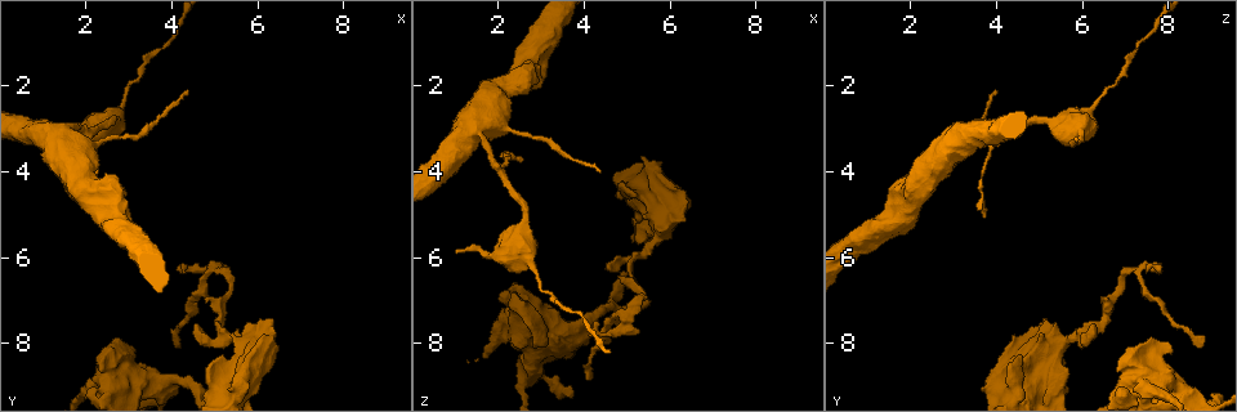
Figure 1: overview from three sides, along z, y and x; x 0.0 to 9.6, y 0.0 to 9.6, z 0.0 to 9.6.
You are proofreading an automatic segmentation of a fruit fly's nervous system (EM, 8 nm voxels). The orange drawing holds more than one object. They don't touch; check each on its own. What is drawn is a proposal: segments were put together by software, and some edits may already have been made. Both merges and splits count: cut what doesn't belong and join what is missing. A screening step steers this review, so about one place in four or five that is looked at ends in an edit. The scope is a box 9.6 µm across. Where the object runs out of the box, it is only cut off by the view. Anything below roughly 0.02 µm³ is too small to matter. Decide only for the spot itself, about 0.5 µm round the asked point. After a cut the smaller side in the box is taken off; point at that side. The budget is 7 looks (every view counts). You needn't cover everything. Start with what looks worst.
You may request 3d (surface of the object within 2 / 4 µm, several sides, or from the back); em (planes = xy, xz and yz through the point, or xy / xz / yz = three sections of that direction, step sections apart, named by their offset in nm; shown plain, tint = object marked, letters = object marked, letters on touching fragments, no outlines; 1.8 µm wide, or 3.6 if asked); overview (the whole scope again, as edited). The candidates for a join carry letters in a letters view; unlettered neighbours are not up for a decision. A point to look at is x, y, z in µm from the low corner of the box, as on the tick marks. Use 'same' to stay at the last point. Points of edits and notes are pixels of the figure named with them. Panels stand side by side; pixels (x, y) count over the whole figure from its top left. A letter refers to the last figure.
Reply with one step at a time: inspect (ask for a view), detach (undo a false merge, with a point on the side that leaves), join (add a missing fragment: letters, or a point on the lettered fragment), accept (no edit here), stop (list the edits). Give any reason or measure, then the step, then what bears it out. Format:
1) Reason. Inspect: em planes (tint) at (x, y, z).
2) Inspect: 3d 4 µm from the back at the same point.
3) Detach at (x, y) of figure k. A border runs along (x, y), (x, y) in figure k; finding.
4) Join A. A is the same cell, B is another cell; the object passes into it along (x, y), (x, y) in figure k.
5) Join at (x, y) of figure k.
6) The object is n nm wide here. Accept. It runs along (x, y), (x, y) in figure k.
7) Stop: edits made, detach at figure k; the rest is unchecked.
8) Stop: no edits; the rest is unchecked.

Three-way junction. Inspect: em 3.6 µm xz step 8 (tint) at (3.85, 8.85, 7.65).

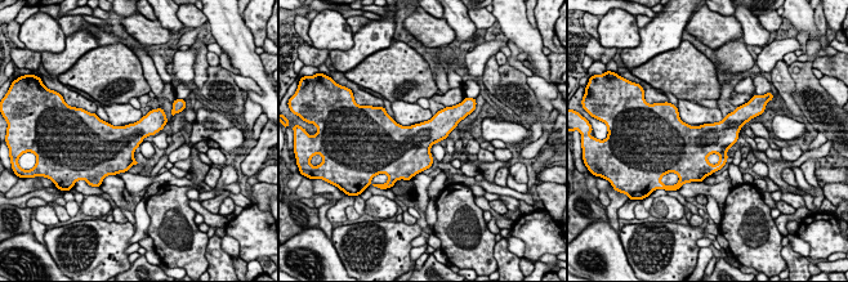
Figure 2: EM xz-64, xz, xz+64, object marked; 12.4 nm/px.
Cut it another way. Inspect: em 3.6 µm planes (letters) at the same point.

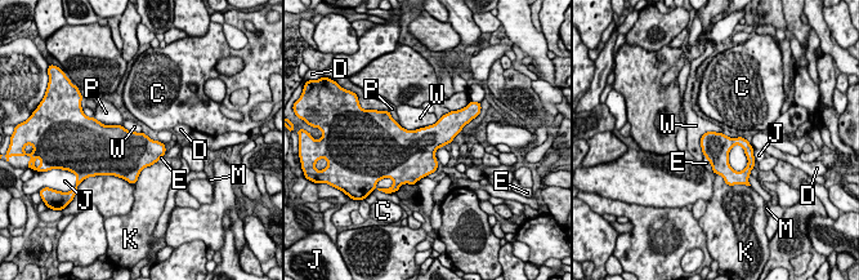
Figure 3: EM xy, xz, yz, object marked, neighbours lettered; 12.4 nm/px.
The object is 360 nm wide here. Accept. C, D, E, J, K, M, P and W are other cells; a border runs along (721, 132), (701, 137), (702, 154) in figure 3; all the same neuron.

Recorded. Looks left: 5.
Free end. Inspect: 3d 2 µm at (4.65, 7.50, 6.25).

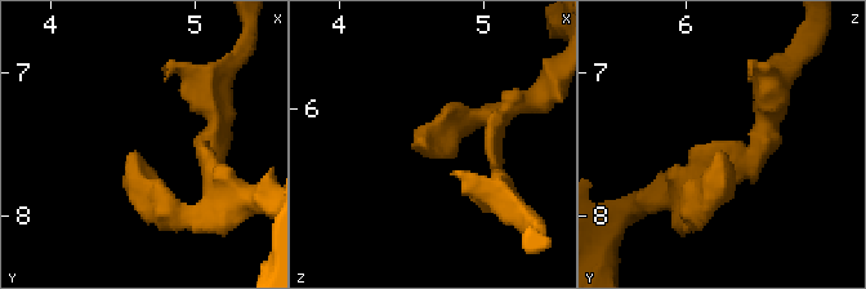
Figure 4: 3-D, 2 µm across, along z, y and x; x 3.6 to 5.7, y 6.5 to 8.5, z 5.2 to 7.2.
Shape alone is not enough. Inspect: em xy step 8 (tint) at (4.60, 7.58, 6.26).

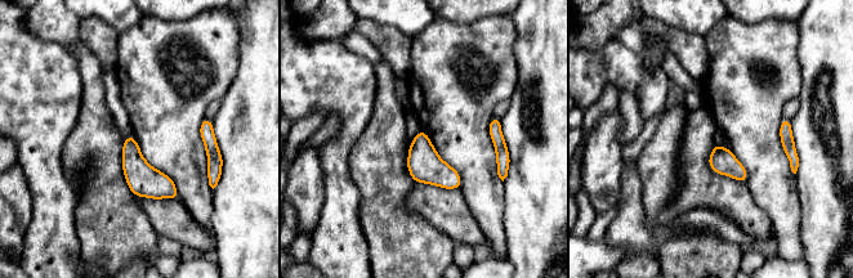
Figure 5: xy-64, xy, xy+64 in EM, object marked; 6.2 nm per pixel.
Inspect: em xy step 8 (letters) at the same point.

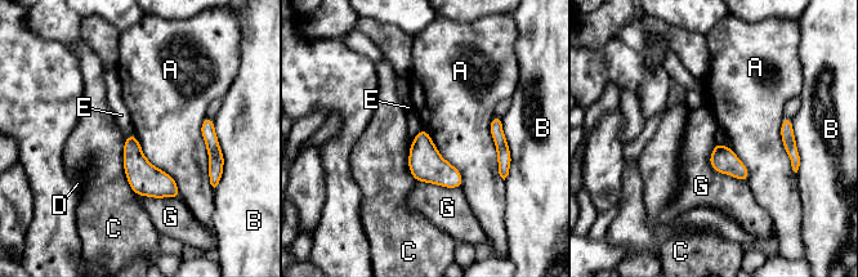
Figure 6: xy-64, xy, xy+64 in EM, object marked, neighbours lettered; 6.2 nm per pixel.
Accept. A, B, C, D, E and G are other cells; a border runs along (133, 133), (181, 197) in figure 6; no lettered fragment goes on from it.

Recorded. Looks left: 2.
Thick turns thin. Inspect: 3d 4 µm at (2.10, 9.20, 7.90).

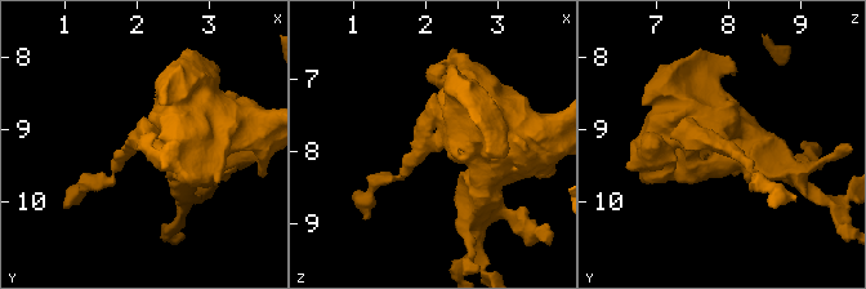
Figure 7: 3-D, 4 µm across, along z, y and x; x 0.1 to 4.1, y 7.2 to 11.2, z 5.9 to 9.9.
Inspect: em 3.6 µm planes (letters) at (2.10, 9.15, 7.85).

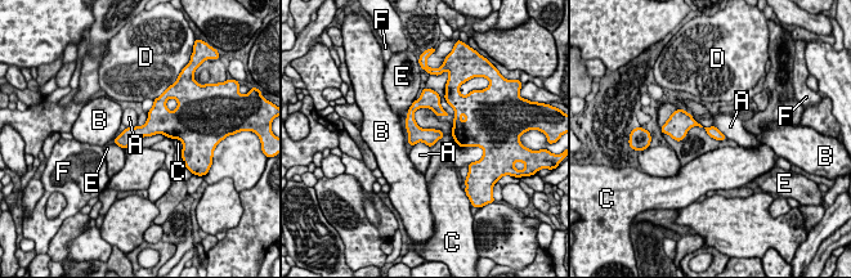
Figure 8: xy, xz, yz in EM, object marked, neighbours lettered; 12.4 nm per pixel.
Accept. A, B, C, D, E and F are other cells; it runs along (424, 97), (411, 111), (412, 142) in figure 8; continuous, no second neuron.

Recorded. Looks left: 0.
Stop: no edits; the rest is unchecked.

